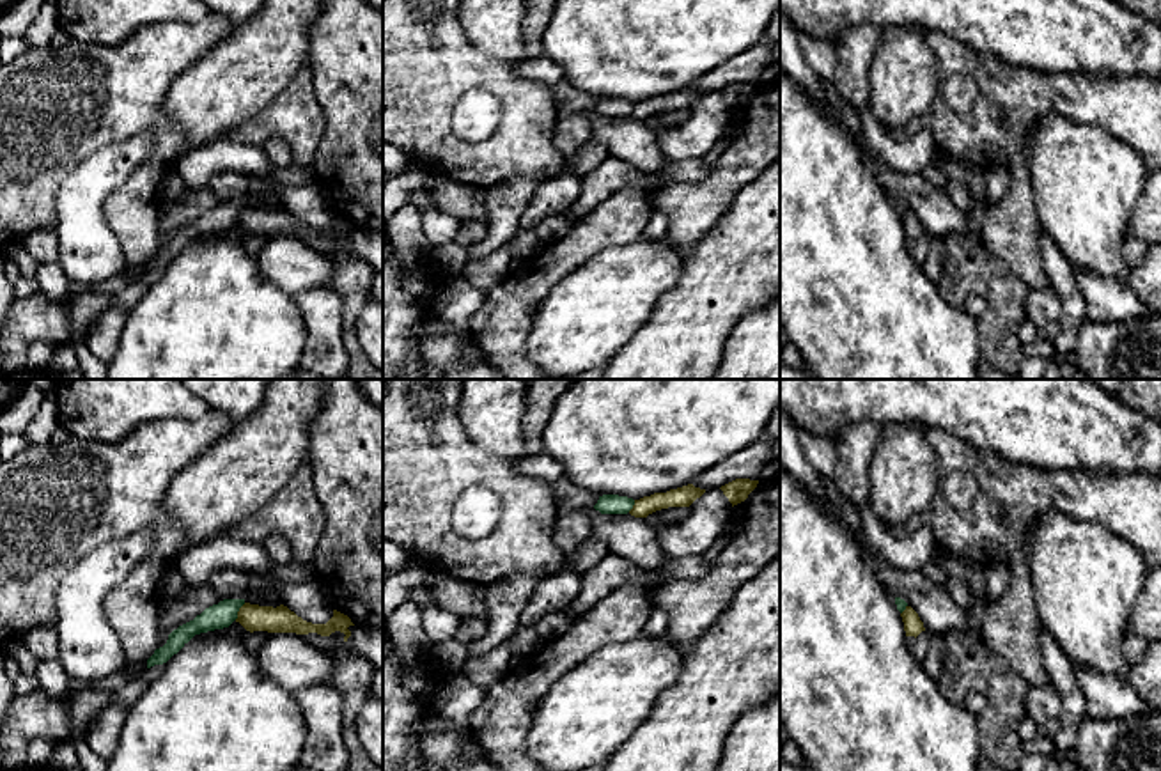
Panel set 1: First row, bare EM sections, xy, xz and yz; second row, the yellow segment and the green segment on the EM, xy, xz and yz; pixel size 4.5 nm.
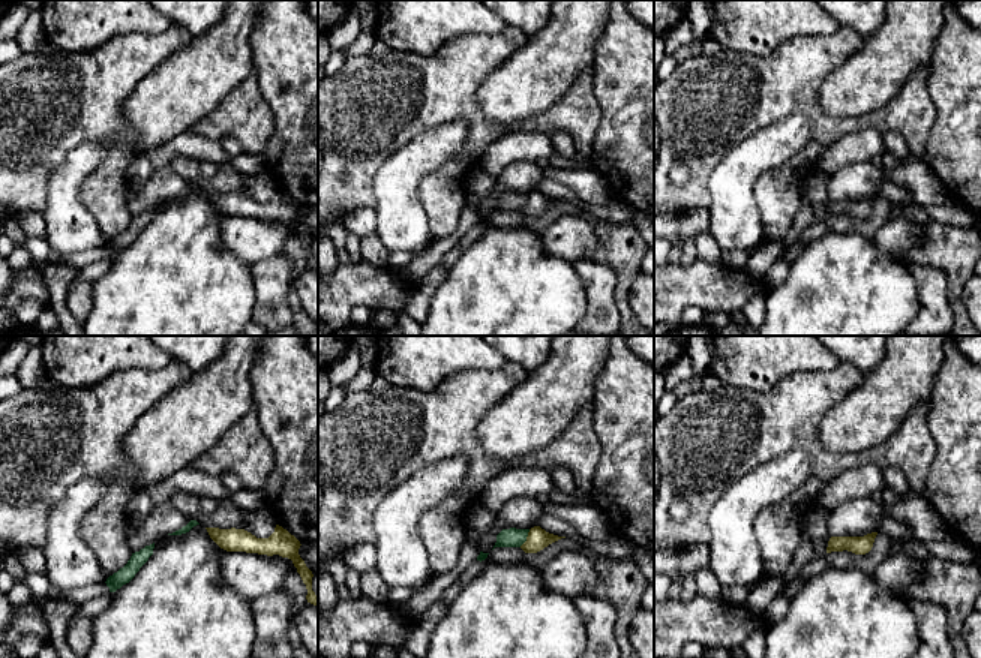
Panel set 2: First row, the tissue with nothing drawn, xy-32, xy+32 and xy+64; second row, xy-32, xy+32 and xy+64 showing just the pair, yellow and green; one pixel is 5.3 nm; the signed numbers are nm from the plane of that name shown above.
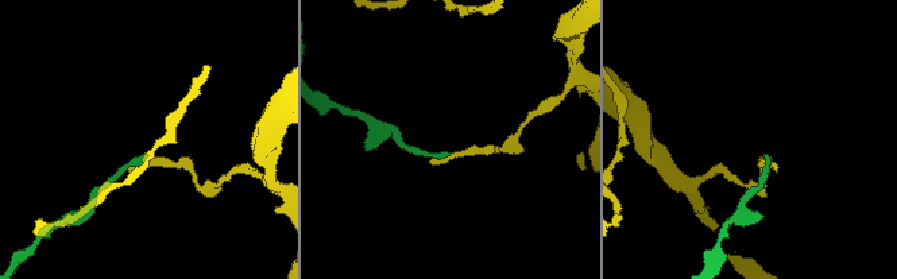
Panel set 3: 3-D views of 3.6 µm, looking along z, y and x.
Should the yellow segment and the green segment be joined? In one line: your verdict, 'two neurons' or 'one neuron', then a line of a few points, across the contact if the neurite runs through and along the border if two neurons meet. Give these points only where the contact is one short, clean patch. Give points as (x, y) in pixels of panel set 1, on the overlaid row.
two neurons; line xy (245, 603), (234, 619)

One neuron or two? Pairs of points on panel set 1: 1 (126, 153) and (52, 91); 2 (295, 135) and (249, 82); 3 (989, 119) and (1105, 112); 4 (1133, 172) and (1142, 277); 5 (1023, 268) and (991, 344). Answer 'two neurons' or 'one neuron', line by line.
1: two neurons
2: two neurons
3: one neuron
4: two neurons
5: two neurons

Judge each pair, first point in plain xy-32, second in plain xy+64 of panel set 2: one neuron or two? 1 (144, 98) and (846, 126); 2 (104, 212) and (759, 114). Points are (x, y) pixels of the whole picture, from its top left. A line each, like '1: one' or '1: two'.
1: two
2: one

